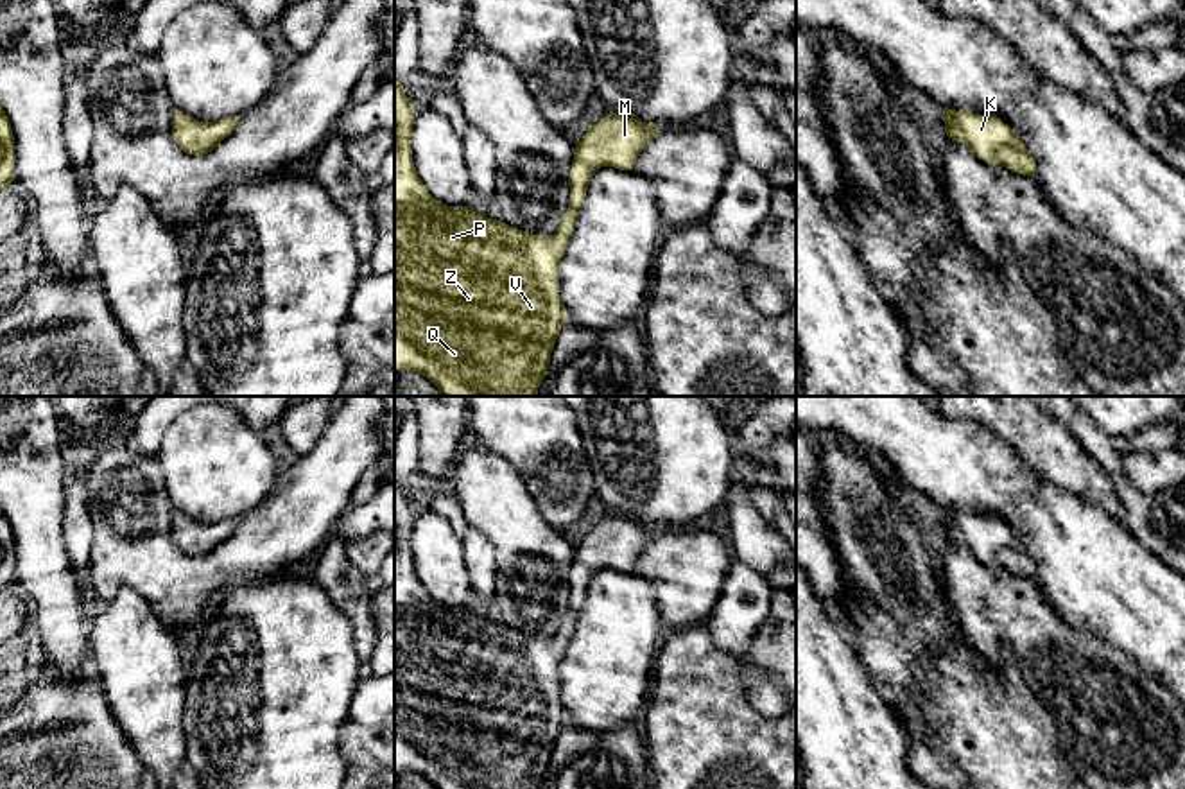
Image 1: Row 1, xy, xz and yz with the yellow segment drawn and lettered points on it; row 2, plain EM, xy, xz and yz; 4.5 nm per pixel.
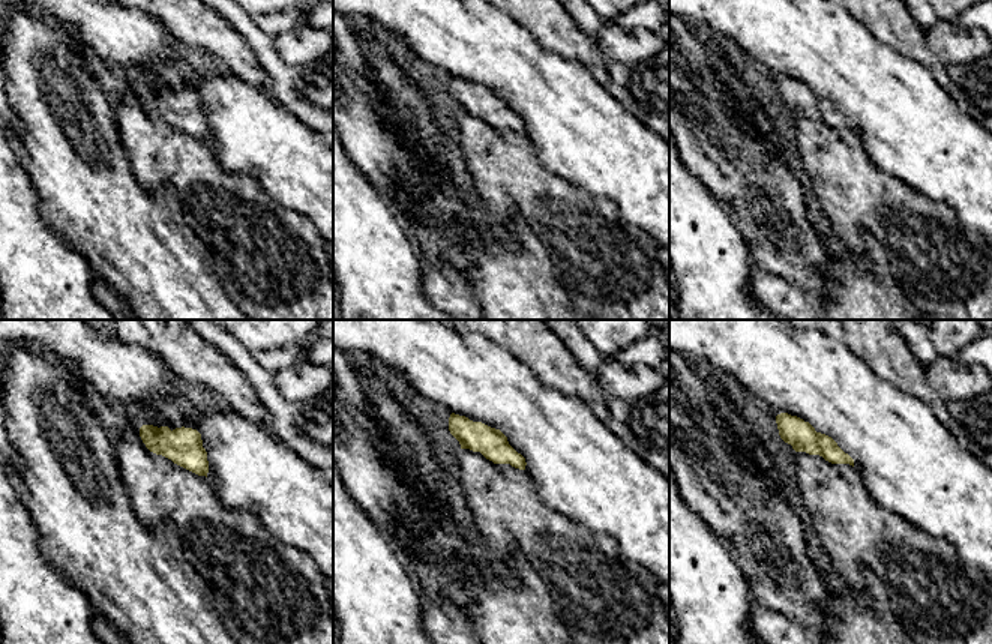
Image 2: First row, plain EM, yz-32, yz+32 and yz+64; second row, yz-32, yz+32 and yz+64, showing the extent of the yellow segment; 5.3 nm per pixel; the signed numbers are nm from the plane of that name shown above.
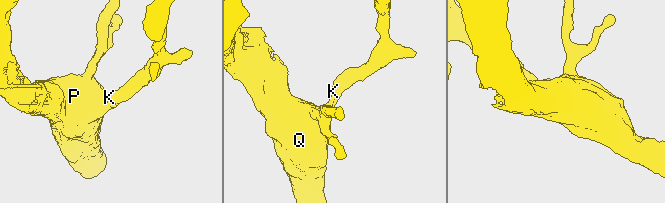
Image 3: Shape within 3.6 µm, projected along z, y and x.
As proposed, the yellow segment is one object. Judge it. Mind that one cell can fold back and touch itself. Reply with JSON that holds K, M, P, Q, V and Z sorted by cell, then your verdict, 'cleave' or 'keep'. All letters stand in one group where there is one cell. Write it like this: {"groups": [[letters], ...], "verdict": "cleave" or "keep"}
{"groups": [["K", "M", "P", "Q", "V", "Z"]], "verdict": "keep"}

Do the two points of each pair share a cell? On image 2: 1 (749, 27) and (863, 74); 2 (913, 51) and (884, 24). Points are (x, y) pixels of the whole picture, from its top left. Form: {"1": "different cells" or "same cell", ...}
{"1": "same cell", "2": "same cell"}

